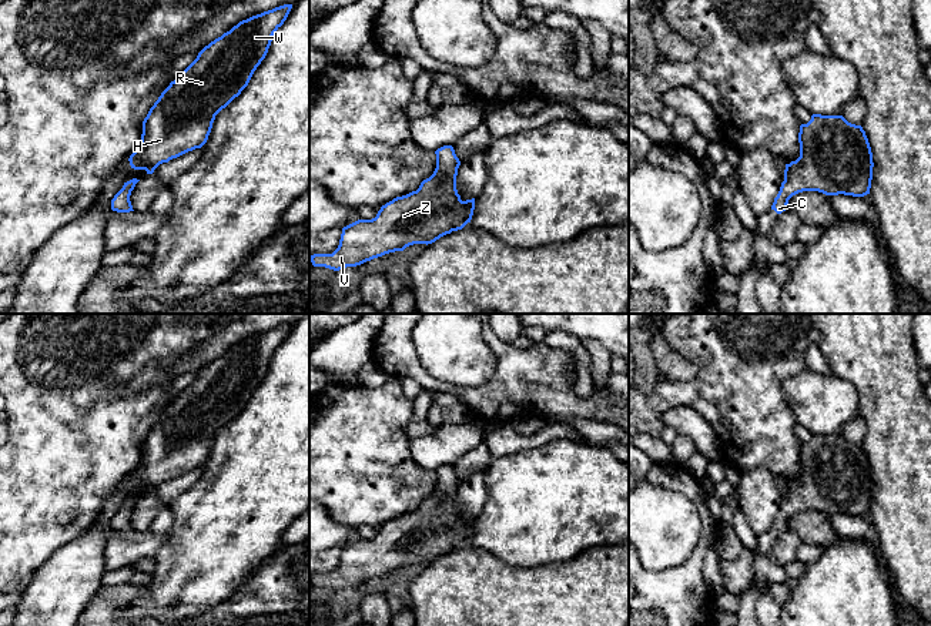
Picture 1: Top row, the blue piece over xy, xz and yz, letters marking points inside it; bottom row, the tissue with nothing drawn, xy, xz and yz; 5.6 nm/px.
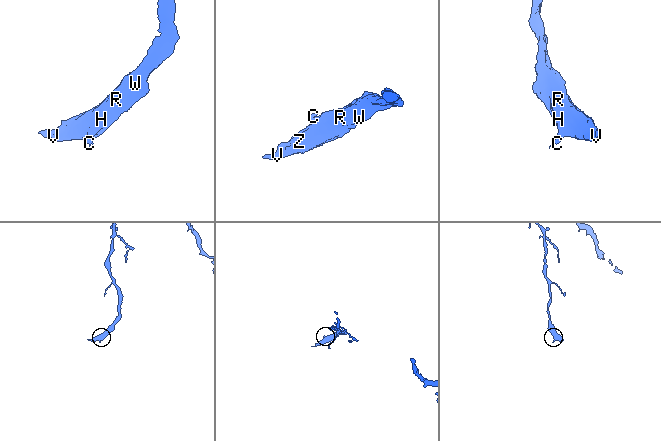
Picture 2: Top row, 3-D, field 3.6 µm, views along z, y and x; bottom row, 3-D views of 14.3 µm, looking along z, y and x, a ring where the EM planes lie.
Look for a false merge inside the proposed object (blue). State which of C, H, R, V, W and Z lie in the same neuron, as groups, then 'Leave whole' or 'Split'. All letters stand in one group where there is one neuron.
Groups: C H R V W Z. Leave whole

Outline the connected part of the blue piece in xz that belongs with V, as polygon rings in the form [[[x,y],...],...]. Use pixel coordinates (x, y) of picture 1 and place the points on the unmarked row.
[[[452,465],[435,471],[436,488],[416,510],[381,526],[372,539],[358,539],[342,548],[332,573],[309,575],[314,586],[334,590],[356,586],[413,563],[432,563],[470,542],[475,518],[462,520],[456,509],[461,485]]]

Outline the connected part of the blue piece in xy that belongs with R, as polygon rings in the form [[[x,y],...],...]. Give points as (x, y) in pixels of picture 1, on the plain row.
[[[284,324],[242,339],[205,365],[150,428],[141,462],[128,478],[131,488],[153,493],[160,483],[201,468],[215,435],[248,405],[291,328]]]

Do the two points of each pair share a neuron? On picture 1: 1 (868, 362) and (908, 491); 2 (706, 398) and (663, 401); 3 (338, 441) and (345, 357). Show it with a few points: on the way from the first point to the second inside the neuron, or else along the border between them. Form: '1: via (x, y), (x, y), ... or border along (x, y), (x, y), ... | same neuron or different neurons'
1: via (891, 394), (904, 427), (908, 459) | same neuron
2: via (696, 397), (673, 397) | same neuron
3: border along (344, 381), (332, 384) | different neurons

